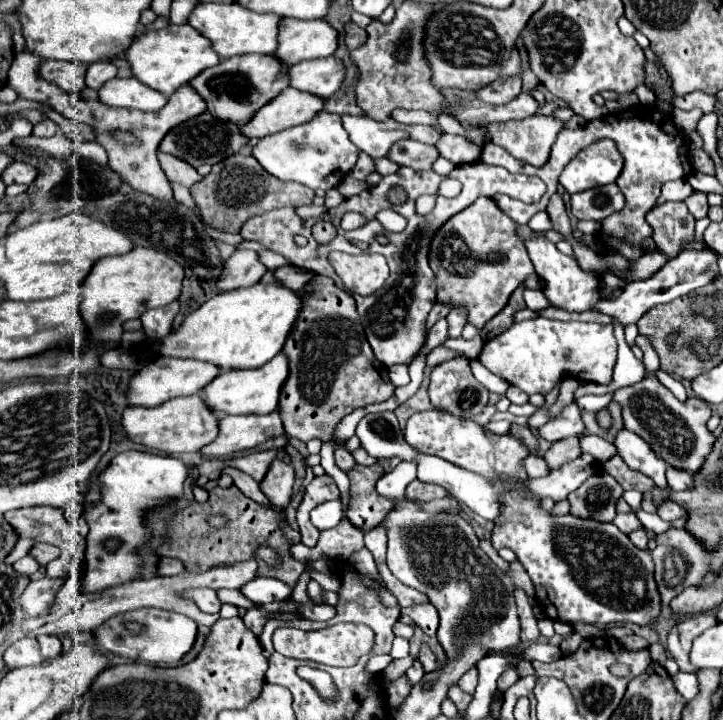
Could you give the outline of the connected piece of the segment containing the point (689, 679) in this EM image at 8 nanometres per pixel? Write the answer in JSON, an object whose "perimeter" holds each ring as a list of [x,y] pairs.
{"perimeter":[[[678,672],[676,676],[672,676],[672,682],[674,682],[674,688],[686,700],[692,700],[698,693],[698,679],[696,674],[692,672]]]}

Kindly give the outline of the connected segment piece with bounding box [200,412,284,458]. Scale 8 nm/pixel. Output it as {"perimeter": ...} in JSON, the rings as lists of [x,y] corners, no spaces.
{"perimeter":[[[278,412],[266,416],[224,416],[218,420],[218,428],[218,436],[200,450],[202,456],[228,458],[234,452],[250,450],[284,434]]]}

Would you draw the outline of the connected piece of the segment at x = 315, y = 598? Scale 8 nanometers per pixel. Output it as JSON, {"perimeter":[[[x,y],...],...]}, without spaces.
{"perimeter":[[[310,580],[310,582],[308,582],[308,596],[310,596],[312,602],[322,604],[322,602],[324,602],[324,588],[322,588],[316,580]]]}

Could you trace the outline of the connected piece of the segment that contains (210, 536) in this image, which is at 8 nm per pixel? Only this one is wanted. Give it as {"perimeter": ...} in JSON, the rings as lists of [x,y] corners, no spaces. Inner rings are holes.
{"perimeter":[[[216,486],[214,490],[210,490],[210,498],[204,504],[194,502],[192,506],[184,508],[178,518],[172,524],[172,540],[168,540],[162,548],[156,550],[156,554],[160,556],[172,556],[172,558],[180,558],[186,564],[186,570],[190,572],[202,572],[210,566],[218,566],[218,564],[228,564],[228,562],[240,562],[240,560],[254,560],[256,558],[256,548],[270,544],[270,548],[278,550],[280,556],[280,564],[278,566],[268,566],[262,564],[260,574],[262,576],[274,576],[278,580],[284,580],[286,584],[296,584],[298,576],[304,570],[304,564],[294,560],[288,552],[290,542],[284,538],[284,534],[278,530],[280,520],[284,520],[284,512],[274,512],[266,506],[256,504],[254,500],[246,498],[236,486],[222,490],[220,486]],[[222,514],[228,522],[222,528],[214,528],[208,524],[210,516]]]}

